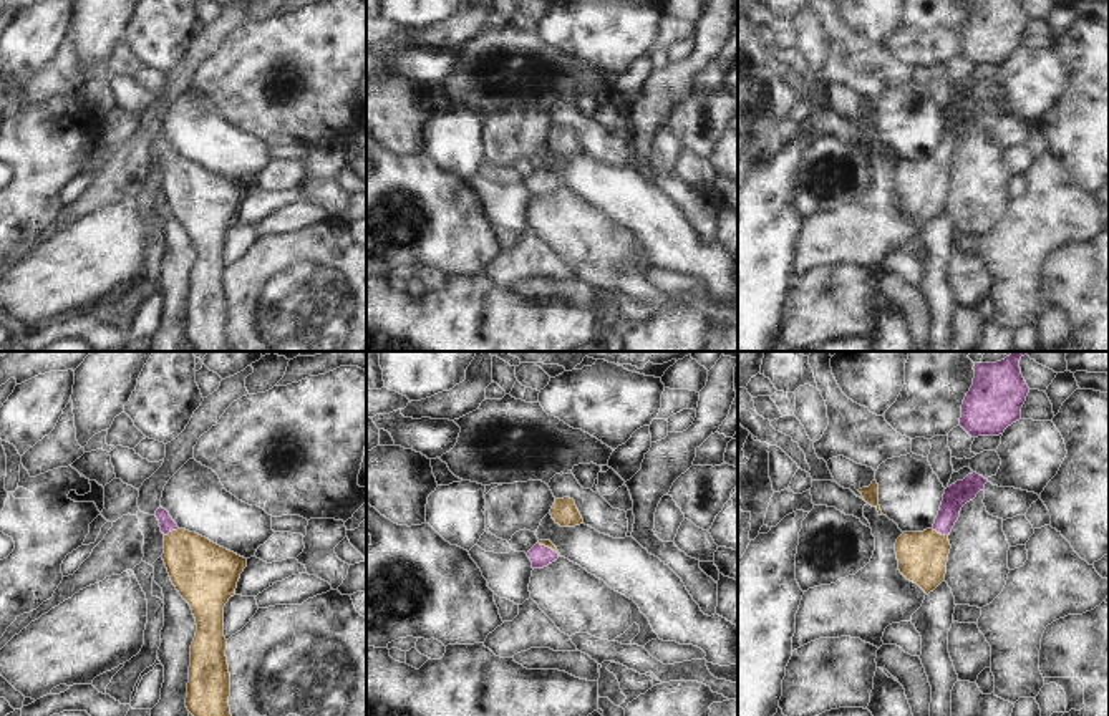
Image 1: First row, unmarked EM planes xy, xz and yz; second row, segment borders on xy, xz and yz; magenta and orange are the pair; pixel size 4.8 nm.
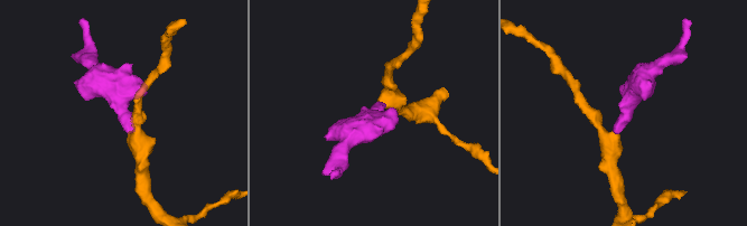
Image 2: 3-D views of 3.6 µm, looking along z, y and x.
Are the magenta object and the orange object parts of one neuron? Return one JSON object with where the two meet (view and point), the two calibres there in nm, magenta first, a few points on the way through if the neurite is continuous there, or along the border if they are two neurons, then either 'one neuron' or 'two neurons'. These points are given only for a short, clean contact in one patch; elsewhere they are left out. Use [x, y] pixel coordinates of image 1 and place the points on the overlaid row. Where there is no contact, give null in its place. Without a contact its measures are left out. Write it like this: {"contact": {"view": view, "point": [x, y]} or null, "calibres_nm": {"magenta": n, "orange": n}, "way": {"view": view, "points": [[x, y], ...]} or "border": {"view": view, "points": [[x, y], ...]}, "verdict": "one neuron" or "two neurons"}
{"contact": {"view": "yz", "point": [940, 532]}, "calibres_nm": {"magenta": 120, "orange": 240}, "way": {"view": "yz", "points": [[960, 493], [954, 499], [940, 532], [922, 557]]}, "verdict": "one neuron"}

